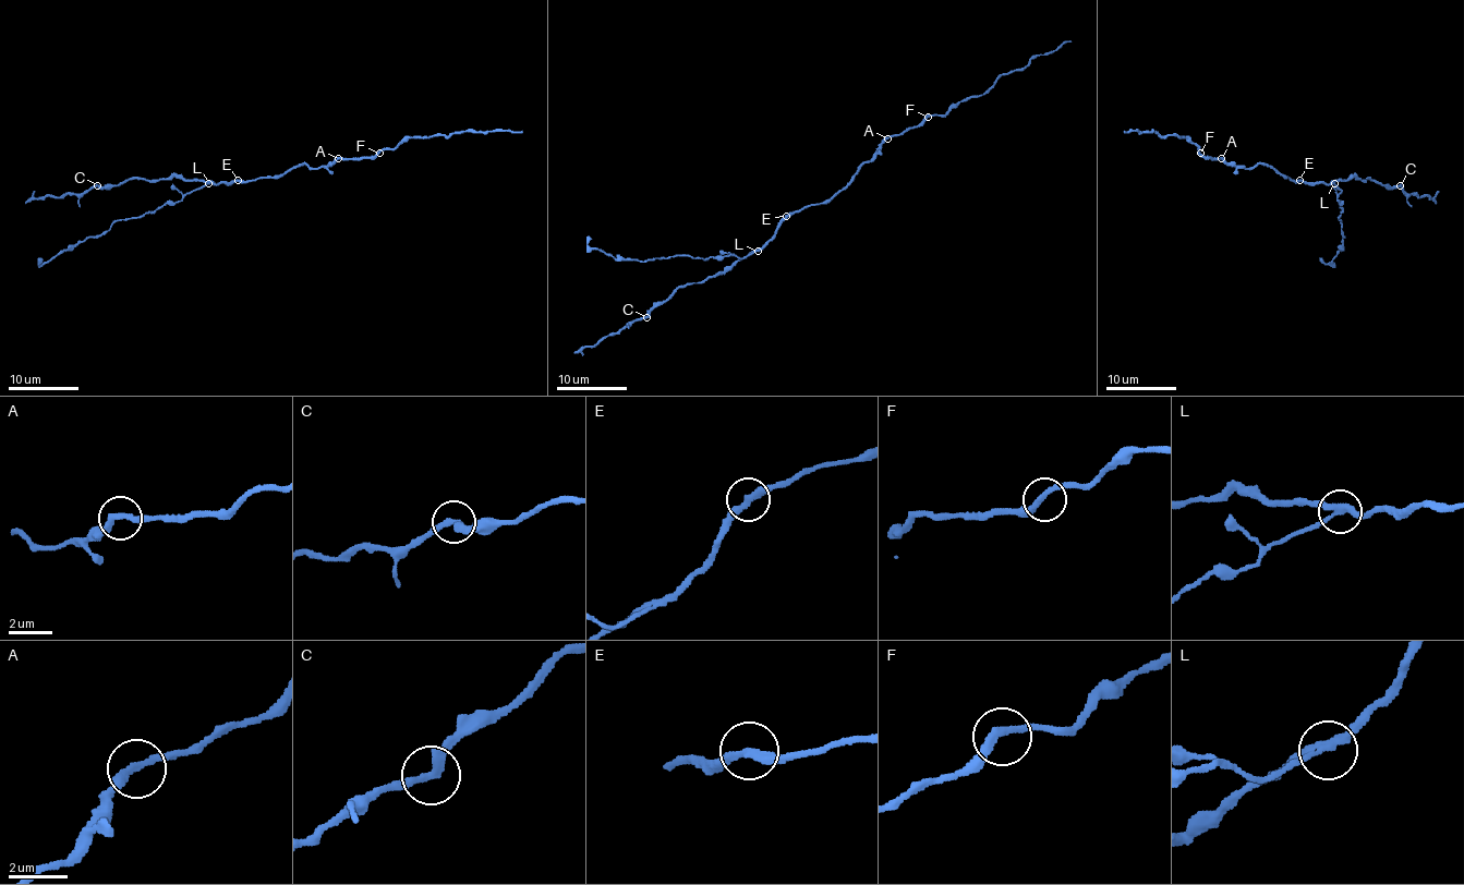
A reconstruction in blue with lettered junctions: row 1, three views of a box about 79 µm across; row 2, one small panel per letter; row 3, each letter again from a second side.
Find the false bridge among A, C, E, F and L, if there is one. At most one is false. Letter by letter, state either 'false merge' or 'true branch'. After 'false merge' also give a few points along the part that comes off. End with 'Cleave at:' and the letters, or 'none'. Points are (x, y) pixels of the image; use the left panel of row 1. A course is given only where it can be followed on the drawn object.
A: true branch
C: true branch
E: true branch
F: true branch
L: false merge; course (209, 183), (179, 201), (138, 217), (119, 219), (99, 234), (69, 245), (43, 263), (39, 257)
Cleave at: L

